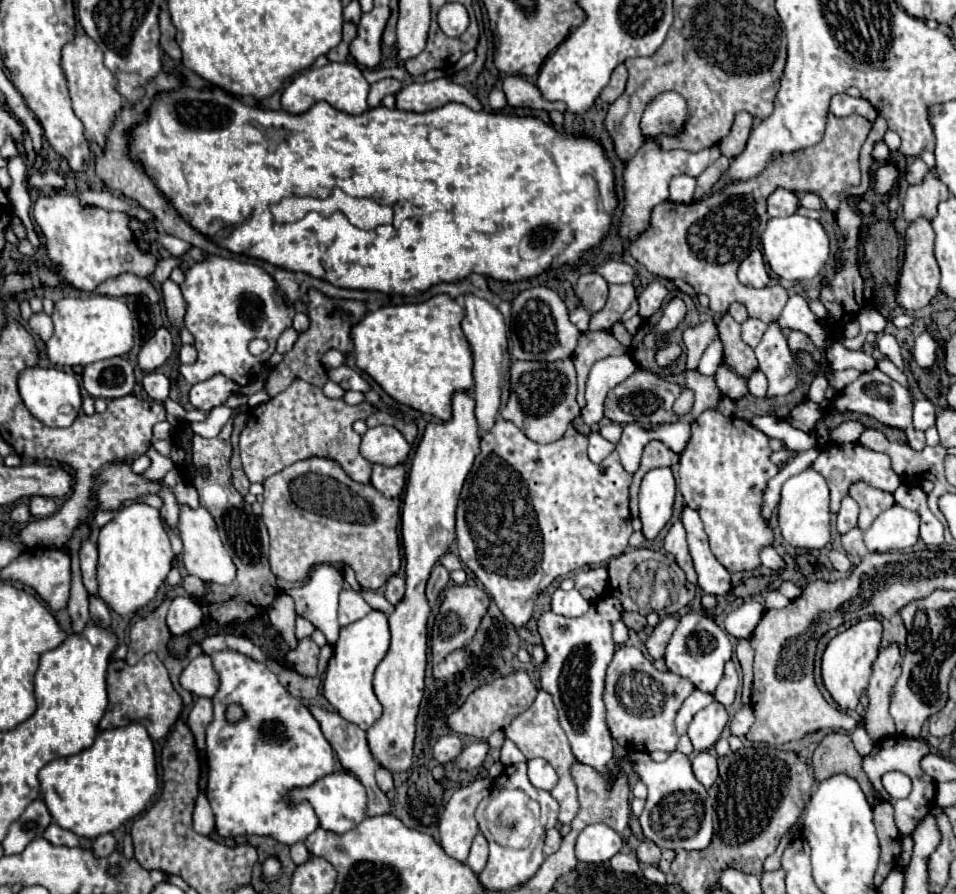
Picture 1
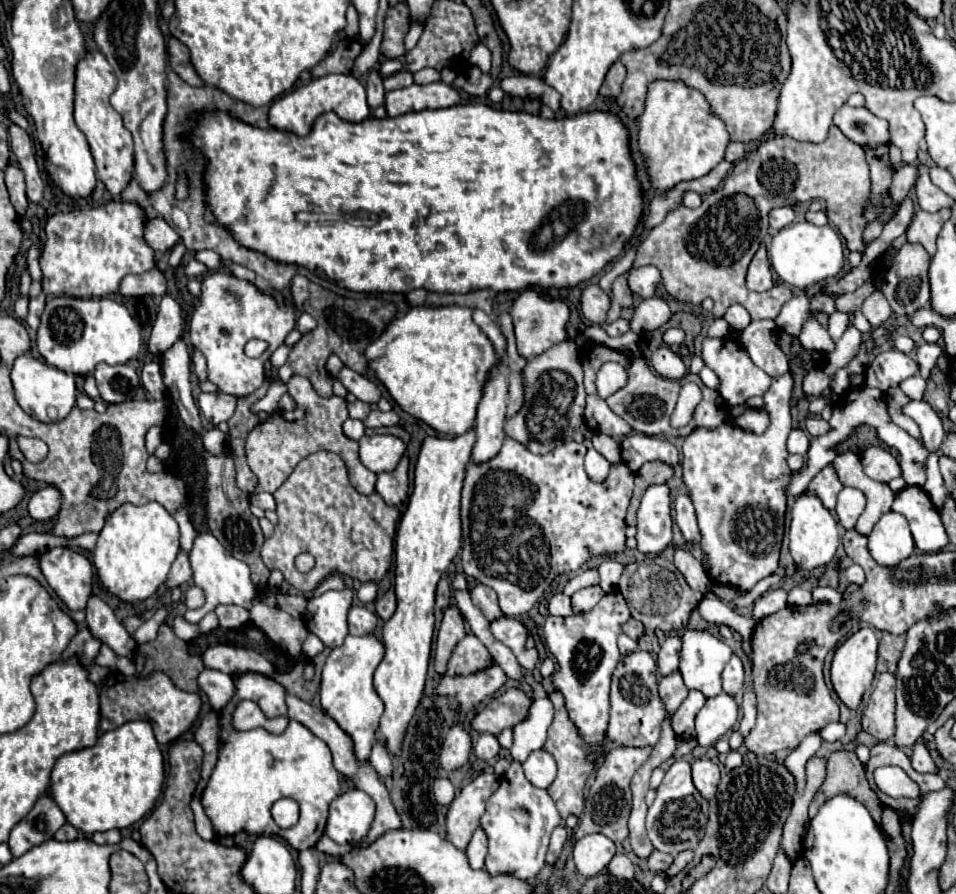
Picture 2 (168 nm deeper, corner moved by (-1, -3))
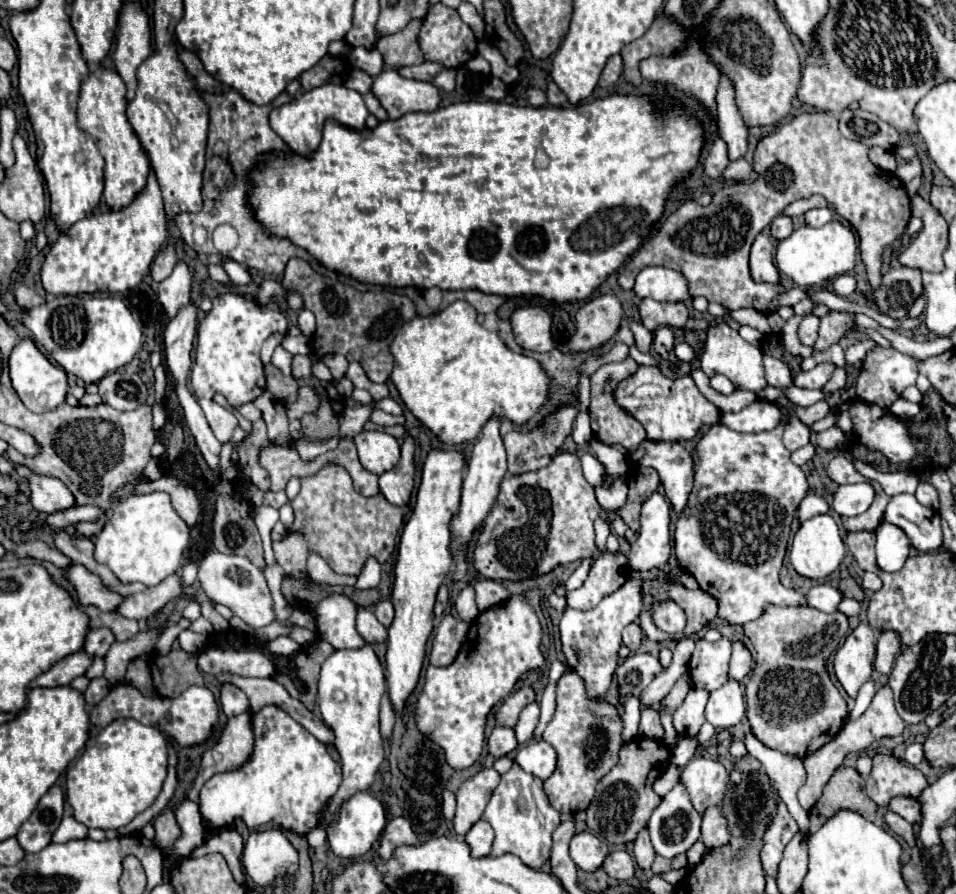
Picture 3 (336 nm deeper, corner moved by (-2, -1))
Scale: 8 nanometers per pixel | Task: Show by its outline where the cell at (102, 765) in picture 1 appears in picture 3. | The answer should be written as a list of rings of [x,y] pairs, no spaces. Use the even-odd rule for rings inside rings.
[[[120,718],[108,724],[96,738],[94,746],[88,746],[66,770],[66,802],[70,804],[74,818],[88,828],[120,828],[134,820],[136,814],[144,812],[160,794],[168,768],[168,748],[164,734],[154,726],[144,726],[132,718]]]

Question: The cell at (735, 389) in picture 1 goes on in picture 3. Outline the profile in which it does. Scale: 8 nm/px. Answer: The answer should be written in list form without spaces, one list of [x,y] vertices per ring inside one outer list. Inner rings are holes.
[[[720,324],[716,328],[708,328],[706,344],[704,344],[702,358],[700,358],[700,368],[706,372],[706,376],[724,374],[734,384],[734,388],[738,388],[738,390],[760,392],[760,390],[766,388],[760,348],[746,342],[746,340],[742,340],[740,334],[736,330],[732,330],[732,328],[728,328],[726,324]]]

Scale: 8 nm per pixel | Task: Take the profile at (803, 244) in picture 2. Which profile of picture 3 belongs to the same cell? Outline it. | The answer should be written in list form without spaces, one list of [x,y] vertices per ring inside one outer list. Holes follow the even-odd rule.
[[[832,220],[820,228],[802,226],[794,230],[788,238],[778,242],[776,266],[782,274],[790,276],[798,286],[816,286],[834,276],[852,272],[856,260],[856,248],[858,246],[854,232],[838,220]]]

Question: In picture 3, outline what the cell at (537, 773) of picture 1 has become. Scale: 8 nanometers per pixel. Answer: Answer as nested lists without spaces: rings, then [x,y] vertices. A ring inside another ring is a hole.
[[[544,740],[524,744],[524,746],[518,750],[518,754],[516,754],[514,760],[516,760],[516,764],[518,764],[524,772],[528,772],[528,774],[532,774],[532,776],[536,776],[536,778],[540,778],[540,780],[550,778],[552,772],[556,770],[556,752],[554,752],[554,748],[552,748],[548,742],[544,742]]]

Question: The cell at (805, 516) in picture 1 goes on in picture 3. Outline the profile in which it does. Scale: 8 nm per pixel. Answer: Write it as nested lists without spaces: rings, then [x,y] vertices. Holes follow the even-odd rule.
[[[820,514],[820,516],[814,516],[810,520],[804,520],[800,524],[798,532],[794,534],[794,542],[792,542],[792,550],[790,550],[790,562],[800,576],[826,578],[828,574],[832,574],[840,566],[844,552],[846,552],[846,546],[840,538],[836,520],[830,514]]]

